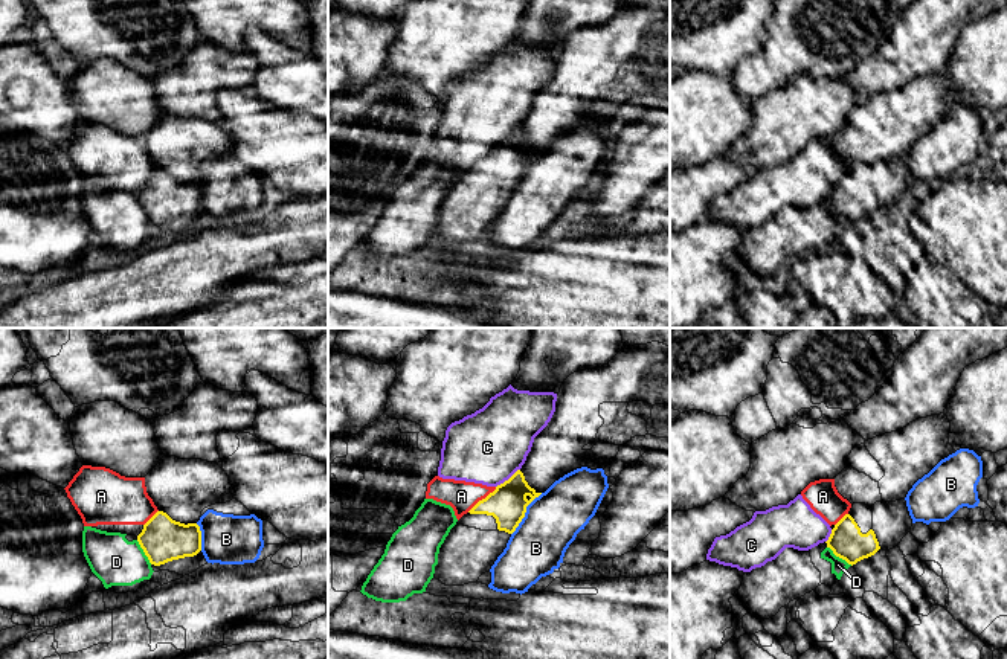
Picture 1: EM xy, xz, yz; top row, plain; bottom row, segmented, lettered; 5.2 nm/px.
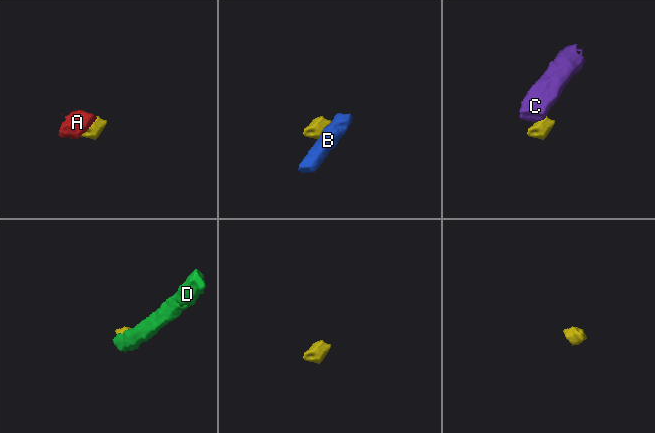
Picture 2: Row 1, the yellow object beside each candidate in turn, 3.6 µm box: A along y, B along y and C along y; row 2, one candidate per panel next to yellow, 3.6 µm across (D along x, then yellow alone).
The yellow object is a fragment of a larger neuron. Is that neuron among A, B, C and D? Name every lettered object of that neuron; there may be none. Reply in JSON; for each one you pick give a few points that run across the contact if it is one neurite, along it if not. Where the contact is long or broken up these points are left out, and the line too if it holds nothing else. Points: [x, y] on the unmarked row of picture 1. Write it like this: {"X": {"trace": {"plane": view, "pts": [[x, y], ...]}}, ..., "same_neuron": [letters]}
{"same_neuron": []}

